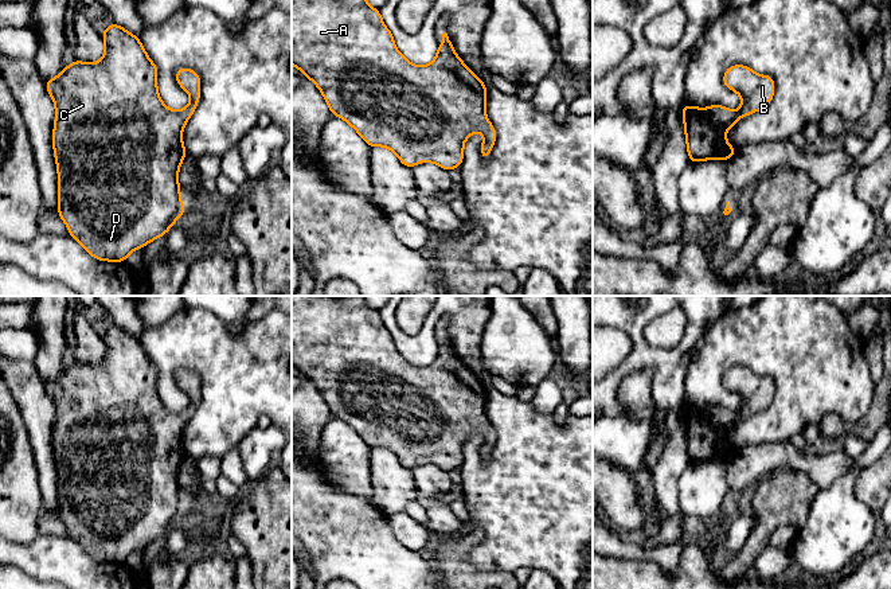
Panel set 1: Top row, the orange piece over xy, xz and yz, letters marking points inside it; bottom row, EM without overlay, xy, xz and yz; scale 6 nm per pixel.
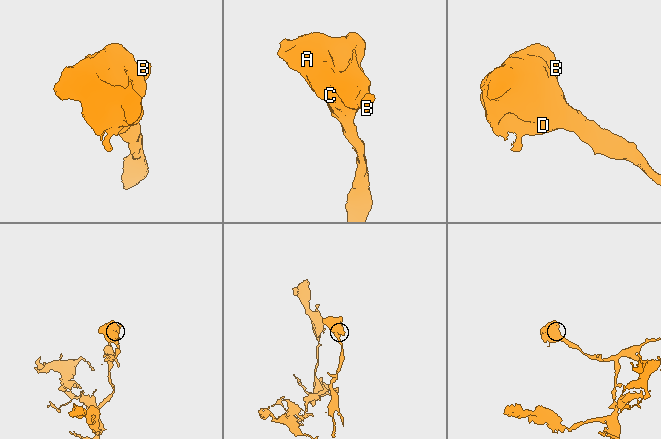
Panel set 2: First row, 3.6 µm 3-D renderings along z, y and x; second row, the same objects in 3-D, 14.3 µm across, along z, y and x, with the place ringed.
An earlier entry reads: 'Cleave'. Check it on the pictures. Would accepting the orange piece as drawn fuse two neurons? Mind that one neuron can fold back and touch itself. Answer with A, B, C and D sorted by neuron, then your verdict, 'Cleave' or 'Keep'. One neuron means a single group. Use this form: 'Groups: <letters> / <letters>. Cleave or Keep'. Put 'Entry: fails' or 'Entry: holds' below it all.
Groups: A B C D. Keep
Entry: fails

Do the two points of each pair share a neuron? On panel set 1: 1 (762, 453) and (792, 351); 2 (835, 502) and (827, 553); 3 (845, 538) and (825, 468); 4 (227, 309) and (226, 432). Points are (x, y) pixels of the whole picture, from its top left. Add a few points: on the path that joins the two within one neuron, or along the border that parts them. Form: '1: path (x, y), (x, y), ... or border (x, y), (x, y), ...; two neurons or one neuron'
1: border (788, 440), (749, 444), (738, 451); two neurons
2: path (836, 514), (836, 530), (829, 541); one neuron
3: border (854, 464), (828, 487), (819, 490); two neurons
4: border (204, 309), (208, 309), (226, 324); two neurons

